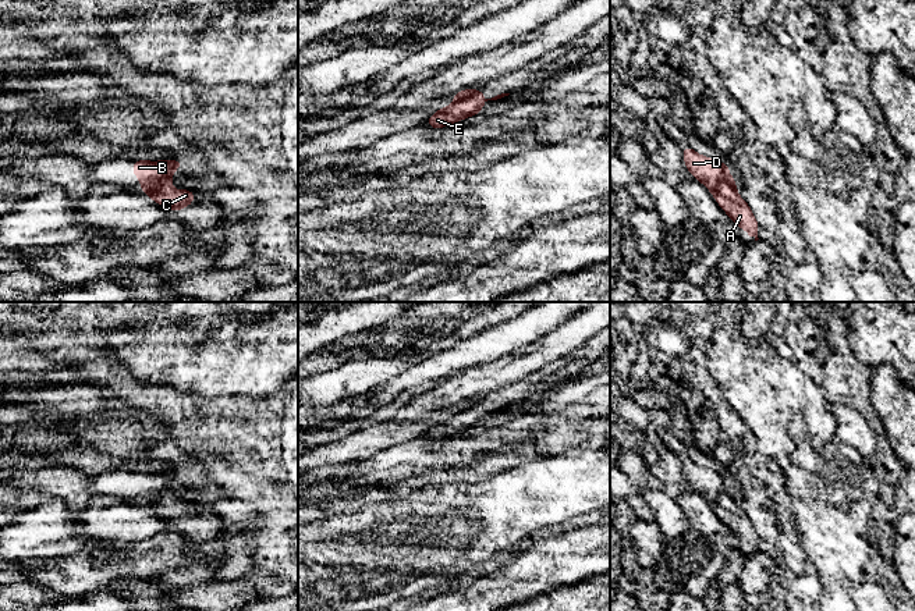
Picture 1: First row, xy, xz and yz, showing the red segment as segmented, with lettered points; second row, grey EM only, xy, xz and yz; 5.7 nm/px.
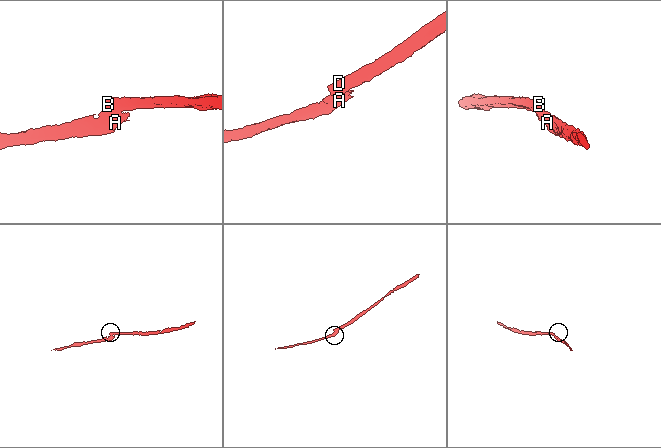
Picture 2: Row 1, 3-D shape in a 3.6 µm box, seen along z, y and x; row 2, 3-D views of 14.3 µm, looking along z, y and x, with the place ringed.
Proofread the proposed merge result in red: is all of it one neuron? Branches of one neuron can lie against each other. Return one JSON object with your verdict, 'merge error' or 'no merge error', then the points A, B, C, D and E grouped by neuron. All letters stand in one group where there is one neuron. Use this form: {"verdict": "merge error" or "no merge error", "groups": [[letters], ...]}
{"verdict": "merge error", "groups": [["A", "C", "E"], ["B", "D"]]}

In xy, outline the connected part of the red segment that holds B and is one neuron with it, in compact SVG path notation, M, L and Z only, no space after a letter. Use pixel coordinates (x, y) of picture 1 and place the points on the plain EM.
M135 472L132 473L132 484L141 491L141 502L146 507L153 505L162 495L170 493L177 480L184 479L181 472Z

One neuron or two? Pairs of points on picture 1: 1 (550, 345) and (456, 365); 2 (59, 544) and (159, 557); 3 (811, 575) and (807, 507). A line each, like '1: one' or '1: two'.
1: two
2: two
3: two

